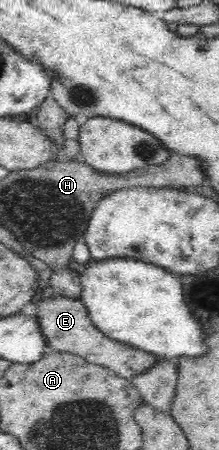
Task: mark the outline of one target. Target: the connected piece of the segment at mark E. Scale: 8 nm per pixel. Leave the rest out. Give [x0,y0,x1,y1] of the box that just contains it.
[36,296,163,379]

